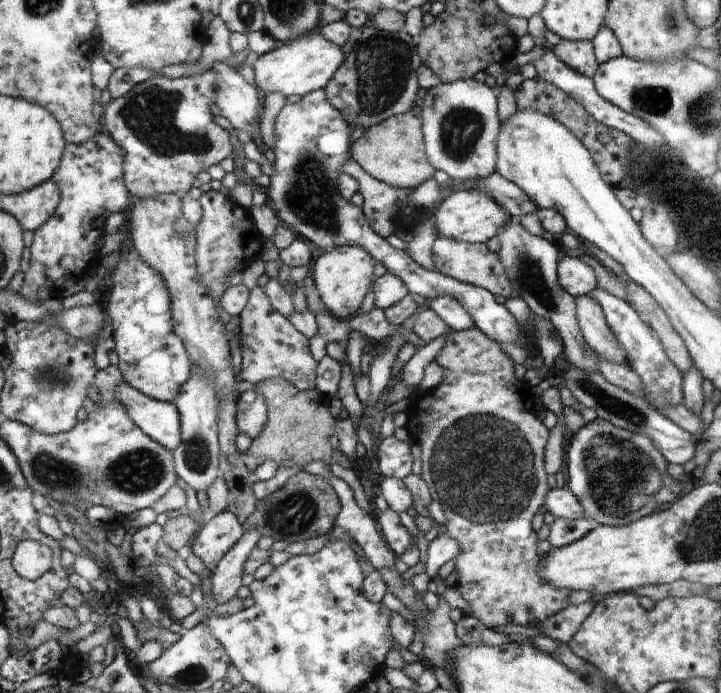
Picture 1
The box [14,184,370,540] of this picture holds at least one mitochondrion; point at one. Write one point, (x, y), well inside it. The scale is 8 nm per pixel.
(137, 470)

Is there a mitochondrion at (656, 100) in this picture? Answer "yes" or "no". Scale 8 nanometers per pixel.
yes

